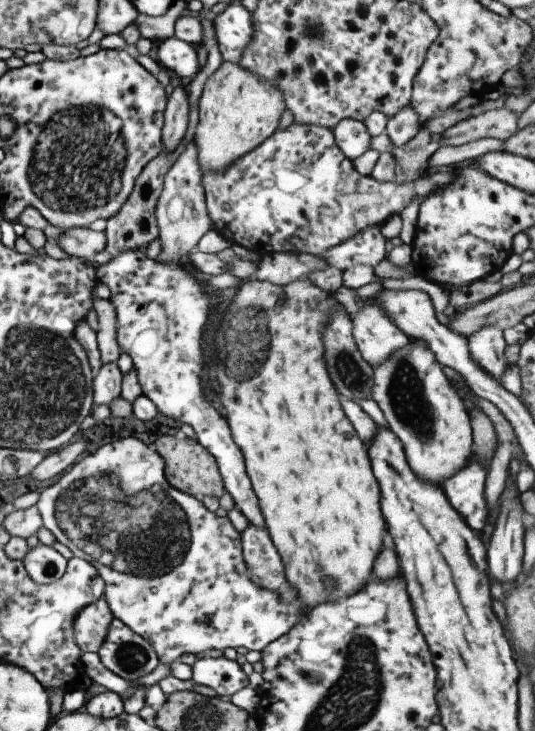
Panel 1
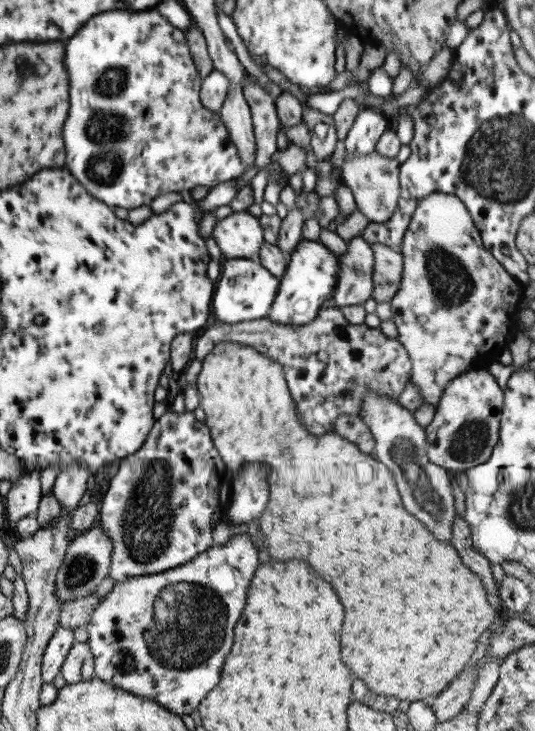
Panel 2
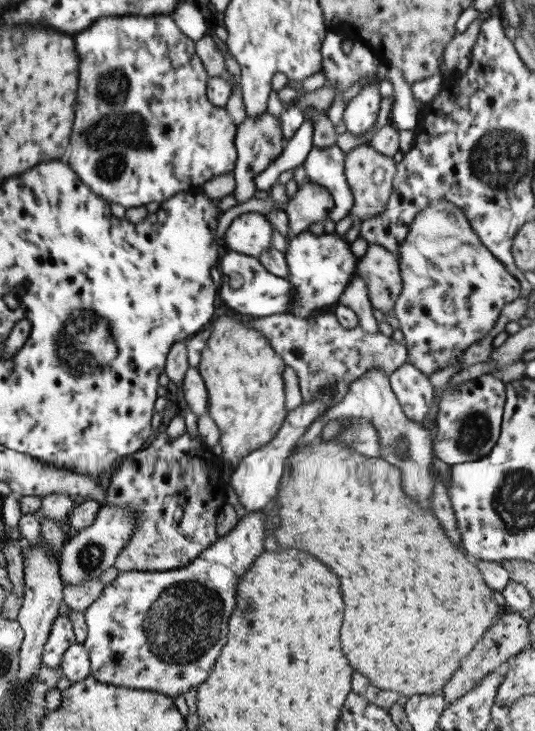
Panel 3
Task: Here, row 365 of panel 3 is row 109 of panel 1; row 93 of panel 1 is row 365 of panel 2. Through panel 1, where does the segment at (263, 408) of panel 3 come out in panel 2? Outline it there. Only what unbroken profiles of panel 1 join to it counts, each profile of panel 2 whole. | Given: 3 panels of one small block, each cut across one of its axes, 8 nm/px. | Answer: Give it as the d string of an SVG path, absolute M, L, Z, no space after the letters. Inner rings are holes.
M221 342L216 344L211 348L207 354L201 360L201 371L197 373L196 380L196 389L200 398L200 406L203 409L203 414L205 415L205 423L207 426L209 436L211 437L213 446L217 449L221 460L226 464L226 468L232 472L233 478L239 474L239 471L245 464L251 464L251 462L257 462L257 464L267 464L267 482L269 482L269 499L267 499L267 506L265 510L261 512L258 516L259 518L259 530L261 530L261 534L263 534L263 543L267 546L267 552L272 560L281 560L281 562L285 562L285 560L301 560L301 562L305 562L305 564L309 564L313 570L317 570L317 574L333 588L333 592L337 592L337 598L341 600L341 606L343 606L343 610L345 610L345 620L343 620L343 628L341 628L341 662L361 680L361 682L365 682L365 686L369 688L369 690L373 690L373 693L376 697L380 699L391 696L391 698L397 698L397 700L403 700L407 702L416 702L431 699L432 697L438 695L447 684L459 674L459 672L467 666L469 658L471 658L471 654L473 654L475 650L475 642L477 642L477 638L479 638L480 634L487 629L487 626L495 620L495 616L497 615L497 611L493 610L491 606L486 602L485 596L486 591L484 590L484 585L480 582L480 579L470 572L465 565L461 562L459 555L455 552L455 549L450 543L443 542L443 540L435 540L427 530L425 530L425 526L421 521L417 522L414 516L411 516L409 512L403 508L402 502L400 501L400 496L394 482L394 478L392 472L380 462L377 462L374 459L373 455L363 454L355 444L349 442L347 439L341 438L341 436L329 432L319 436L311 434L307 432L301 423L297 420L296 417L296 408L294 407L294 403L292 402L292 398L289 394L289 390L287 388L287 384L285 382L284 373L282 372L282 367L276 362L273 362L269 358L269 356L263 356L261 352L257 352L255 348L251 348L249 346L245 346L245 344L237 344L233 342Z

